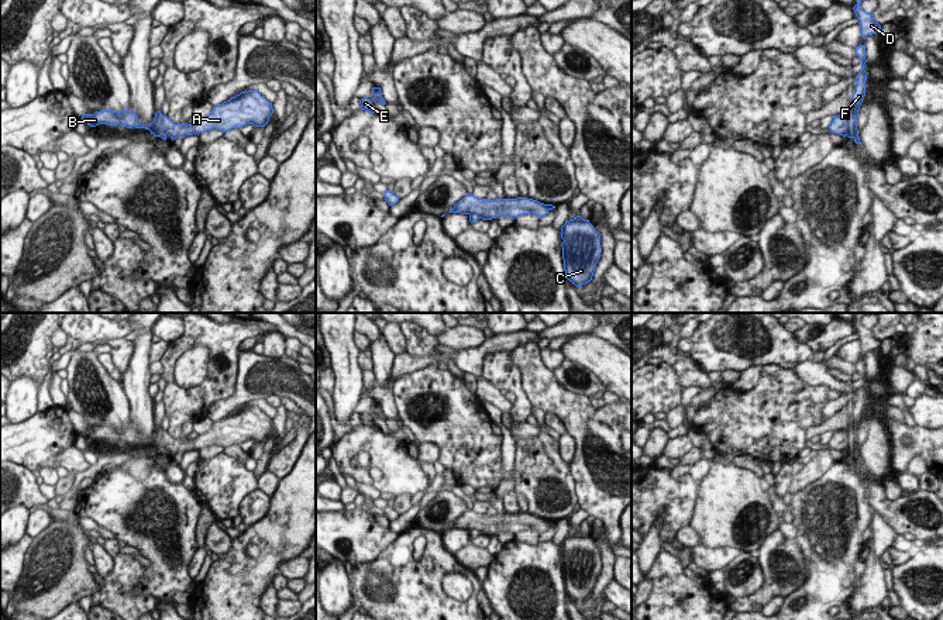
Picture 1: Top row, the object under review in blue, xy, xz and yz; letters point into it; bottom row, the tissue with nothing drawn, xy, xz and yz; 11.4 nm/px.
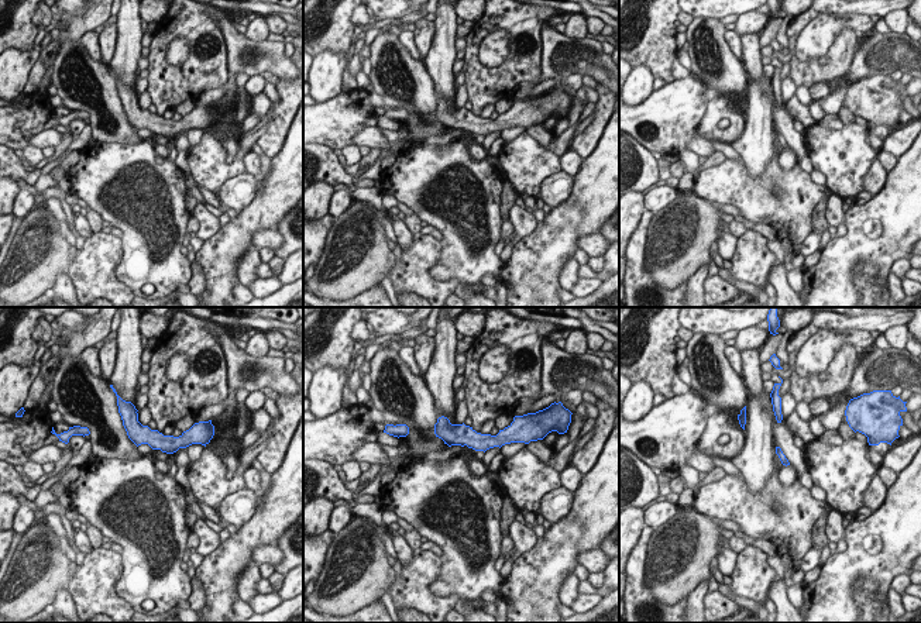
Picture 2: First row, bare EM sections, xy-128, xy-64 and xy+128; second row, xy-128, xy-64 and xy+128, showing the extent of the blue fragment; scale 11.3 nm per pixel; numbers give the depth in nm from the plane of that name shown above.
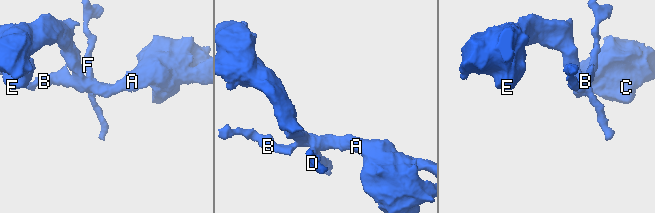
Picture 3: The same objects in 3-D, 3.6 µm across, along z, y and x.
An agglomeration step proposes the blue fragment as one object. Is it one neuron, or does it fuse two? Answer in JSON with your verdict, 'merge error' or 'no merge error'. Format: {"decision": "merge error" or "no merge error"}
{"decision": "merge error"}

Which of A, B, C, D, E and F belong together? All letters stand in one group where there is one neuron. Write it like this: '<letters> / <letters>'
A B C E / D F

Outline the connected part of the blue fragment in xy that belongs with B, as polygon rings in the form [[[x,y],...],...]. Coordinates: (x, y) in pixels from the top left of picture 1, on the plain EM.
[[[245,406],[223,420],[213,423],[213,427],[207,433],[199,434],[195,440],[175,440],[166,431],[161,430],[161,441],[156,438],[158,433],[155,431],[154,437],[148,442],[144,442],[140,438],[138,431],[128,426],[120,428],[113,426],[100,426],[94,430],[83,430],[82,435],[90,442],[96,442],[99,440],[120,440],[125,441],[127,444],[145,444],[149,445],[151,450],[162,447],[173,457],[179,451],[182,454],[193,450],[199,451],[200,448],[210,447],[213,444],[226,448],[231,444],[241,444],[247,440],[265,442],[272,428],[272,418],[269,418],[257,406]]]

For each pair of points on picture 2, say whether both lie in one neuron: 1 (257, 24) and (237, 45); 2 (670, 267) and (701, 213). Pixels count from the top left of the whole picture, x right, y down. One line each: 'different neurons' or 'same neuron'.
1: different neurons
2: same neuron

